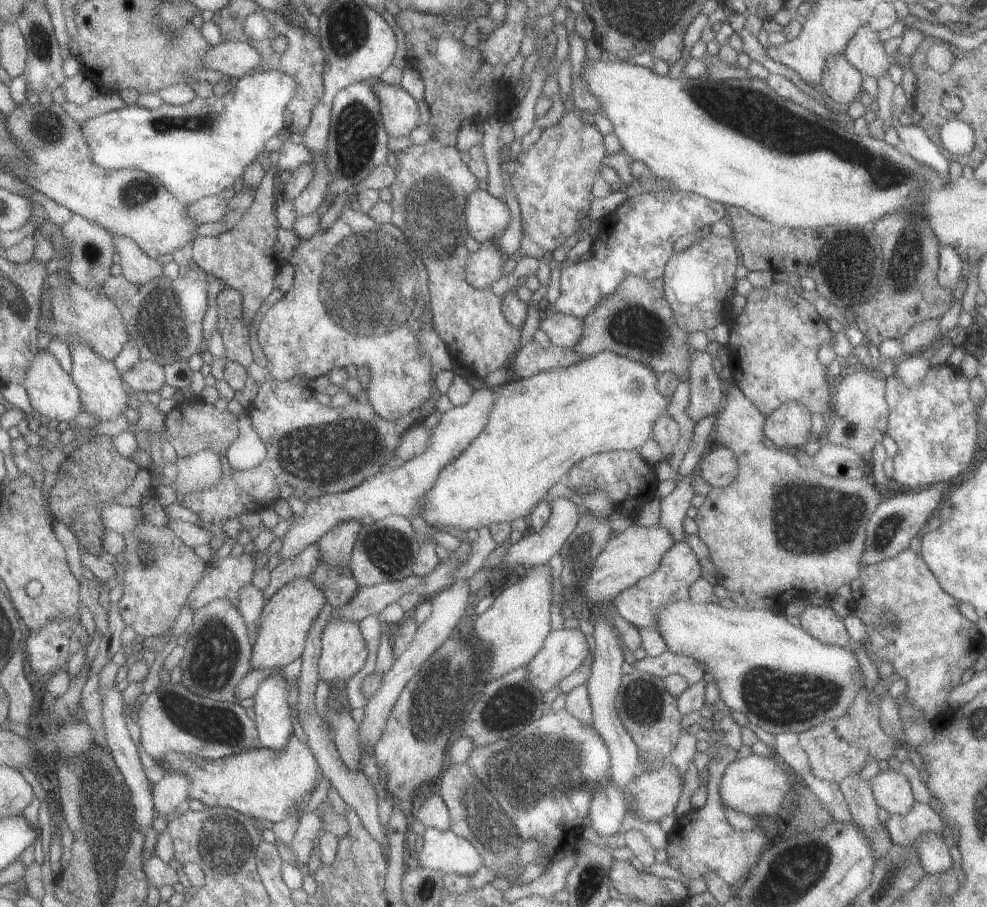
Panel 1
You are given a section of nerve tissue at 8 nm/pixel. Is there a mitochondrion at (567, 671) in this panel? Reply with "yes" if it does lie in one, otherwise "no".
no

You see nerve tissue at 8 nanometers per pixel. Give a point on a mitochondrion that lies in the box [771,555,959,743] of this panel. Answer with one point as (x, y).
(888, 621)

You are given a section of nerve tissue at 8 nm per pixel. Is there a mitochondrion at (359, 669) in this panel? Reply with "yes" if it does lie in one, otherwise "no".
no

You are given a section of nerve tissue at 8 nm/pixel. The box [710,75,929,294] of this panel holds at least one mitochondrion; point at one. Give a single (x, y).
(849, 246)

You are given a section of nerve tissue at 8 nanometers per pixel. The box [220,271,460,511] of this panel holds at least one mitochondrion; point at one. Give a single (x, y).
(313, 453)

